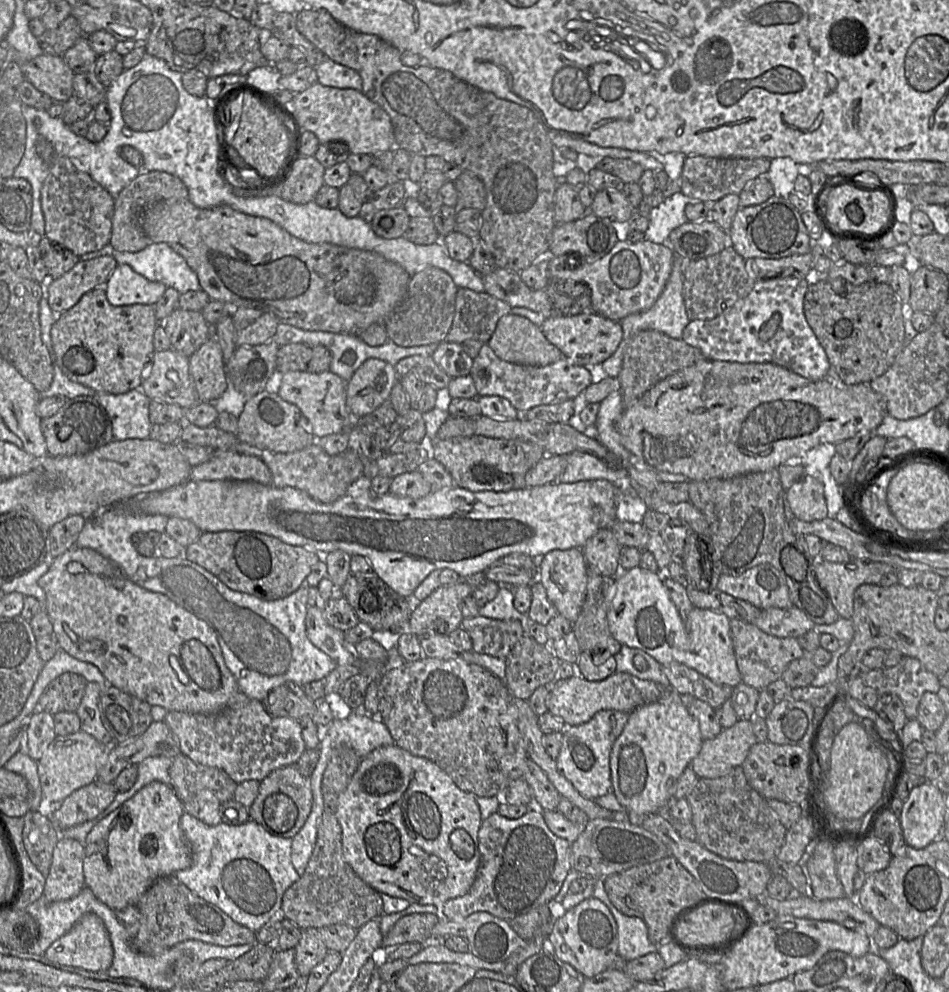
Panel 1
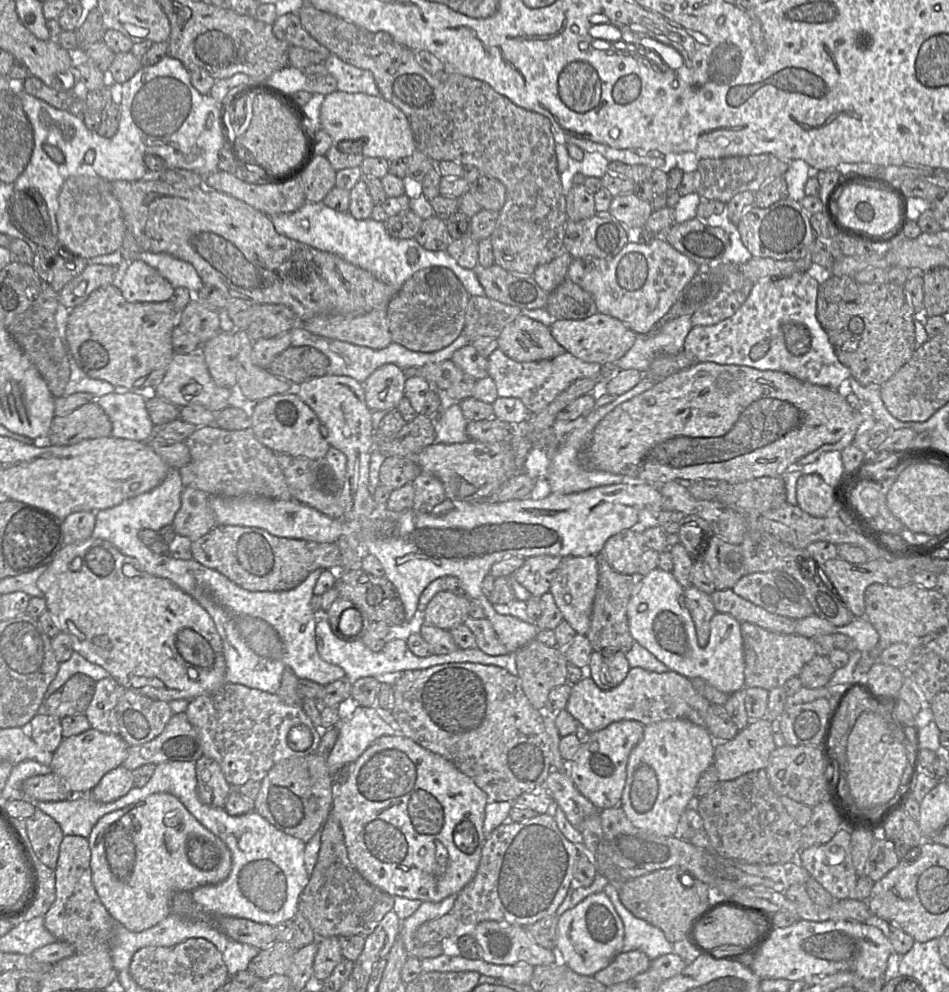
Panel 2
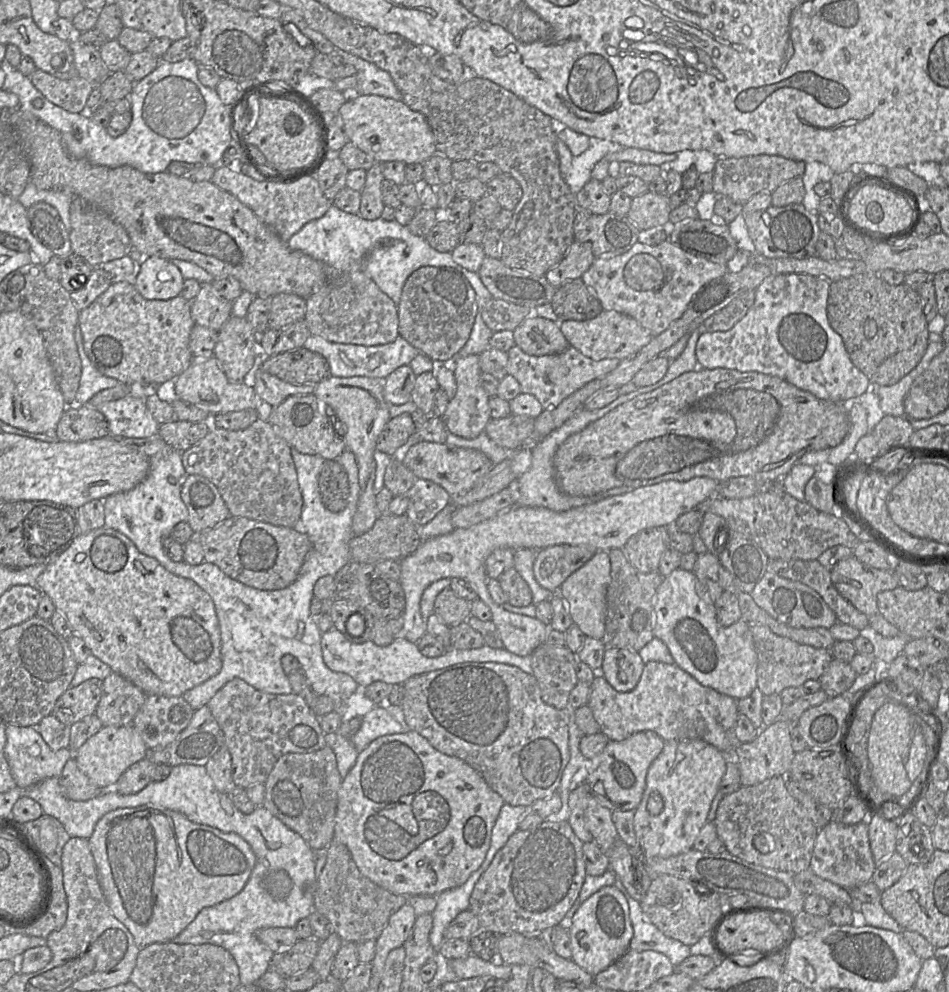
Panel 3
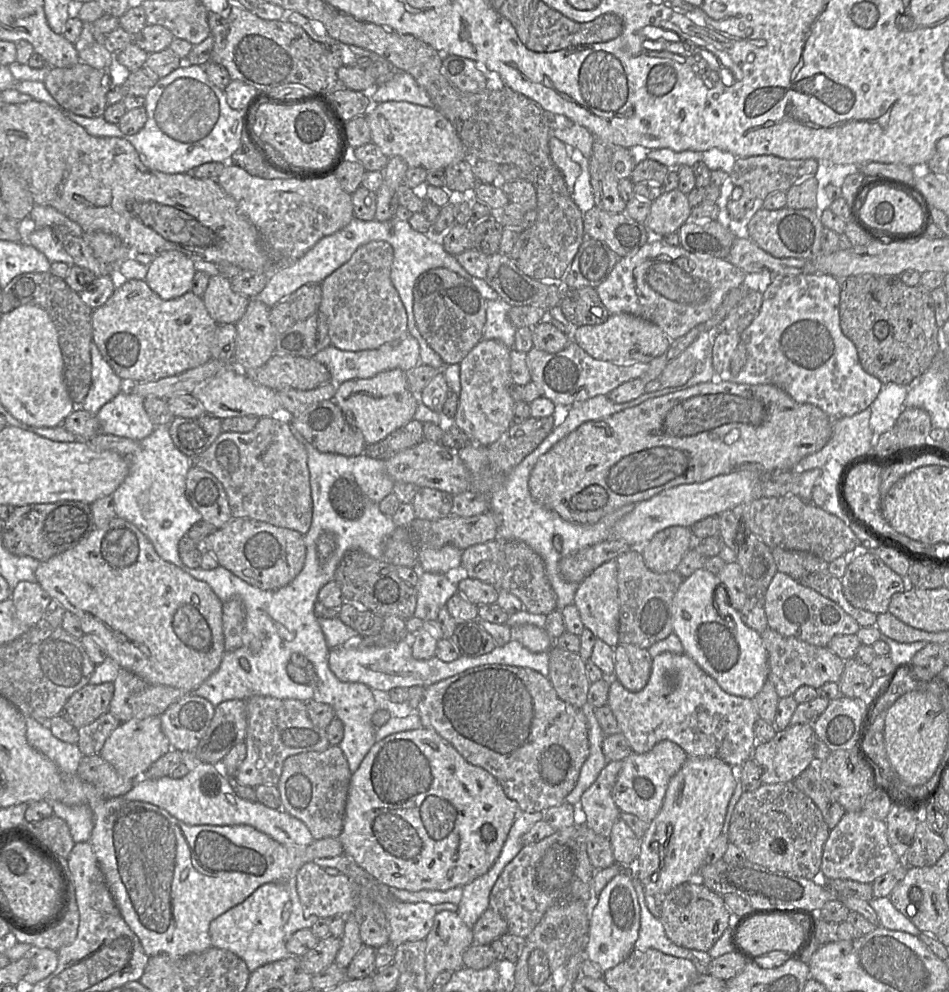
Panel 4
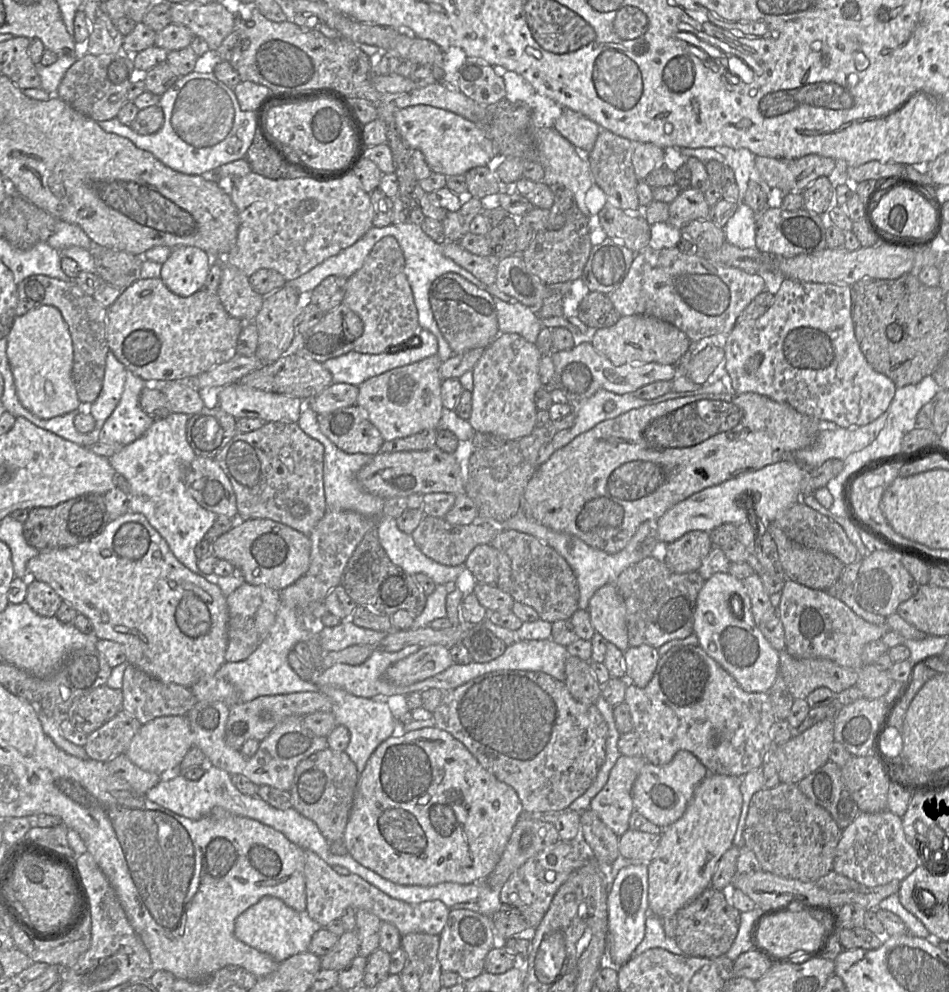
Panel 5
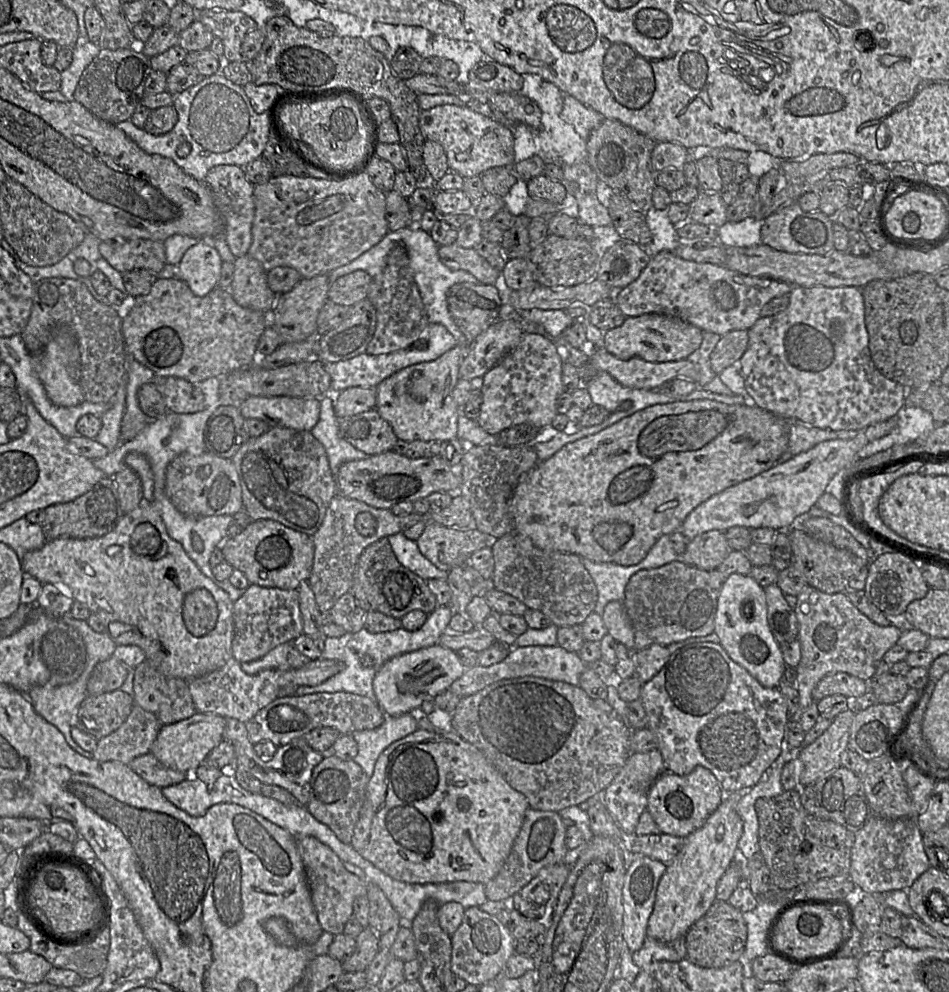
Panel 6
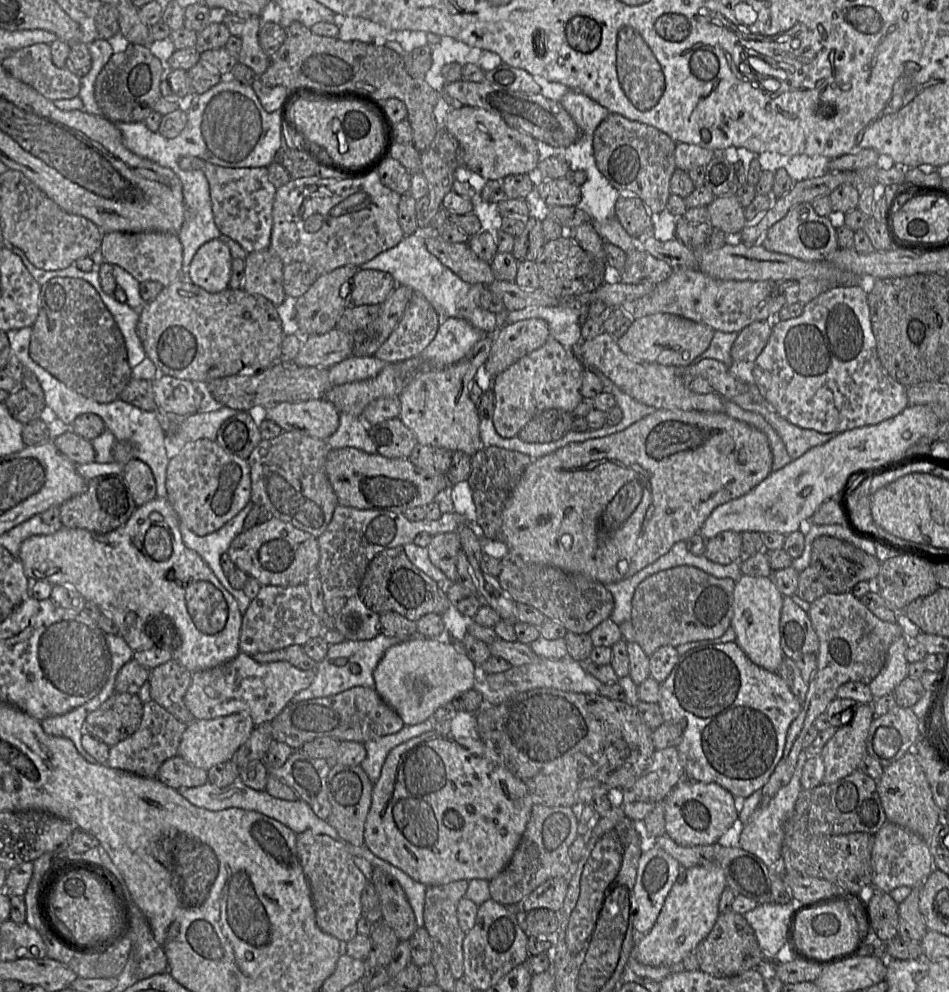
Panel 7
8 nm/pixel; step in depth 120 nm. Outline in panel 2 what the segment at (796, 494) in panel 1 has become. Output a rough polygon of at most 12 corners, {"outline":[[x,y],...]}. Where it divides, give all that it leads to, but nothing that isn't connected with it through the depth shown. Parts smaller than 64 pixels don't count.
{"outline":[[803,474],[796,483],[797,506],[821,518],[831,508],[831,487]]}

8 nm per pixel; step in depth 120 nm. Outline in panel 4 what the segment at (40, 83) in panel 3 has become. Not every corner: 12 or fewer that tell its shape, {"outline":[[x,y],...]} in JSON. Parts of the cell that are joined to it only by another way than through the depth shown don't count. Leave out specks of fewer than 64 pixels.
{"outline":[[51,68],[43,83],[63,110],[103,116],[108,68]]}

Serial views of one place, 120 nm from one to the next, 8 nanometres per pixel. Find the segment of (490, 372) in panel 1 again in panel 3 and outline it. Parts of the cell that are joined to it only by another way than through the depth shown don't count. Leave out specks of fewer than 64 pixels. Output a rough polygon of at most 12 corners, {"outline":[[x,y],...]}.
{"outline":[[507,354],[508,375],[544,409],[613,371],[619,359]]}

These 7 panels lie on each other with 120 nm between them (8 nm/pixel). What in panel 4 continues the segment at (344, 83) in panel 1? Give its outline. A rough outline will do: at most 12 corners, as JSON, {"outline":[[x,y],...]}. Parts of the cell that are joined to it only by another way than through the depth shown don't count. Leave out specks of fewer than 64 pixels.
{"outline":[[412,75],[393,77],[370,92],[373,104],[407,101],[434,107]]}

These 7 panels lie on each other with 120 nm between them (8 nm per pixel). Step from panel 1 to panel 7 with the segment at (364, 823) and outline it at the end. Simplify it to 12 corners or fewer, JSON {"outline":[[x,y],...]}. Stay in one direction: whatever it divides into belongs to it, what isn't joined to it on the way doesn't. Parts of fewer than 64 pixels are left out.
{"outline":[[479,737],[385,759],[364,845],[428,887],[497,877],[534,802]]}

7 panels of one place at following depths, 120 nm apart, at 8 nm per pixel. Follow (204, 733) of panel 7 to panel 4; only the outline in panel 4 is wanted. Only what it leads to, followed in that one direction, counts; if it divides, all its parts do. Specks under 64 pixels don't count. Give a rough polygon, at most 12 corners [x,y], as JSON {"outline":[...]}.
{"outline":[[160,716],[121,723],[99,756],[138,780],[171,745]]}

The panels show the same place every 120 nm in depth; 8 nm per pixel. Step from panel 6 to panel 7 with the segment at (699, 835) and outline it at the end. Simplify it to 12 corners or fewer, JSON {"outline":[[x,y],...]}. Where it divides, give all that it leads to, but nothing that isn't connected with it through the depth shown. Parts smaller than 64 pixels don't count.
{"outline":[[682,869],[637,946],[648,966],[682,962],[712,930],[723,869]]}

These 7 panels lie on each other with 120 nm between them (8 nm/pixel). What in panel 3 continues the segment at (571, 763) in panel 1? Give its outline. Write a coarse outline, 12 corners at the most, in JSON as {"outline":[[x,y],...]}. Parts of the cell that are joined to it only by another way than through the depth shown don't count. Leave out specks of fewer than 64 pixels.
{"outline":[[610,740],[584,783],[611,811],[634,811],[665,741]]}

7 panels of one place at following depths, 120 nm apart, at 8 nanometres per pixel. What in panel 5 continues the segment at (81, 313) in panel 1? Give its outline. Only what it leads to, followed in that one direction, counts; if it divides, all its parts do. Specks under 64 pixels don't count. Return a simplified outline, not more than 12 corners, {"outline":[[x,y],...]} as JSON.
{"outline":[[139,279],[109,348],[147,386],[231,360],[243,321],[217,292]]}

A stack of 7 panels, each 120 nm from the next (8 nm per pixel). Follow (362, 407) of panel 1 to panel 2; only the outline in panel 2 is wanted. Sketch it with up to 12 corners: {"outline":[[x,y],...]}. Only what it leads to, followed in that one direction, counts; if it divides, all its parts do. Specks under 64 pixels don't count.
{"outline":[[394,364],[376,369],[362,386],[367,407],[397,410],[406,376]]}

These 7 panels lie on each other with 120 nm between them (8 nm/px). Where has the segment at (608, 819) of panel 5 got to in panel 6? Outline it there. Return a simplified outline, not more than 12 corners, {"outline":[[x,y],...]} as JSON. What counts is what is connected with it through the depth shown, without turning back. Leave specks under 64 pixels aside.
{"outline":[[658,749],[631,753],[602,802],[624,836],[666,772]]}

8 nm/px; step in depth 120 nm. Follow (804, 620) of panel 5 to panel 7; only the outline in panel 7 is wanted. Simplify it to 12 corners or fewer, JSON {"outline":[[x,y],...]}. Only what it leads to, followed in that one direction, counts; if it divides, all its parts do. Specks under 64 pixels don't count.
{"outline":[[827,592],[807,613],[817,671],[762,787],[766,805],[790,782],[809,728],[837,689],[868,685],[884,666],[898,622],[852,592]]}

